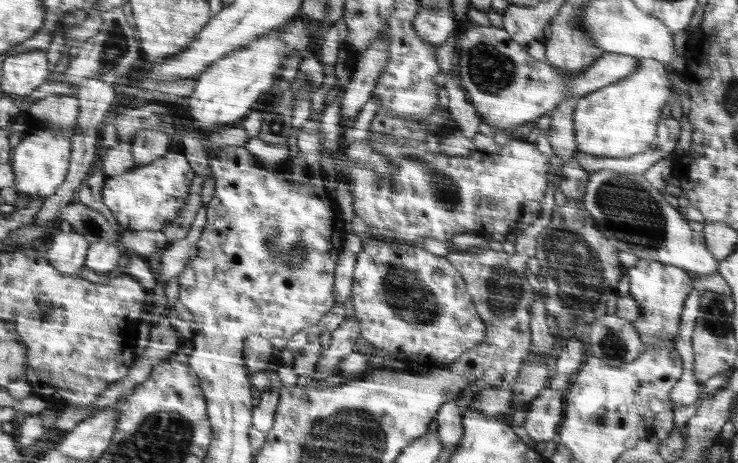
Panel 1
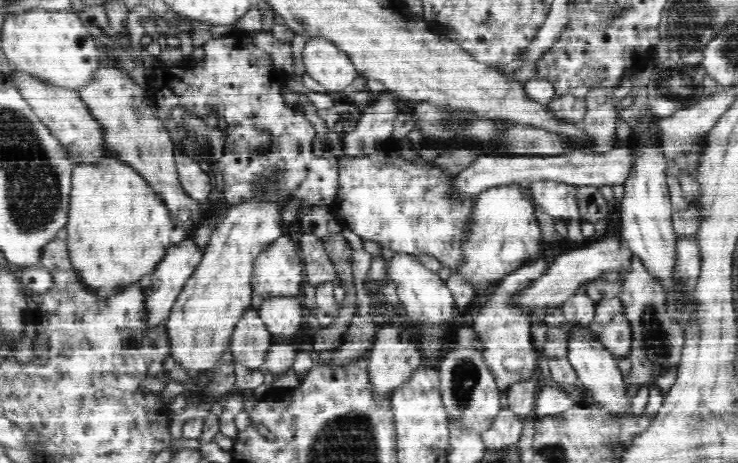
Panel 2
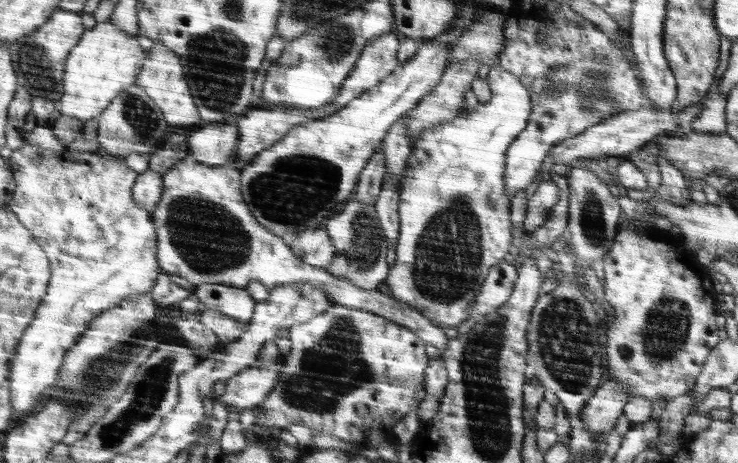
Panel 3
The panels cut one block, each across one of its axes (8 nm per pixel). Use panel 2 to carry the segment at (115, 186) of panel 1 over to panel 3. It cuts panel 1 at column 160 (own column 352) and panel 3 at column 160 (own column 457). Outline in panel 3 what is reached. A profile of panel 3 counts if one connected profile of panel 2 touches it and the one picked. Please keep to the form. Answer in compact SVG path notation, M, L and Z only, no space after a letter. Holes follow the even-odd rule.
M189 155L164 175L164 194L152 215L160 244L160 266L164 272L182 276L196 287L226 283L244 289L249 281L258 280L271 290L276 285L308 282L320 288L336 304L376 313L411 328L435 354L443 354L449 339L444 328L430 322L418 309L381 293L377 288L362 289L348 279L334 277L324 267L304 262L295 256L288 240L261 225L240 191L242 172L236 165L208 166Z

